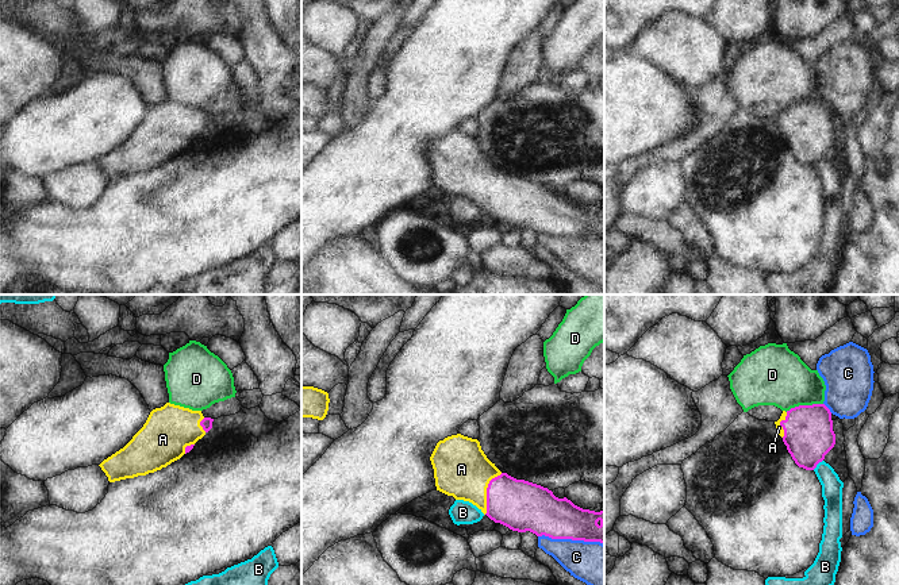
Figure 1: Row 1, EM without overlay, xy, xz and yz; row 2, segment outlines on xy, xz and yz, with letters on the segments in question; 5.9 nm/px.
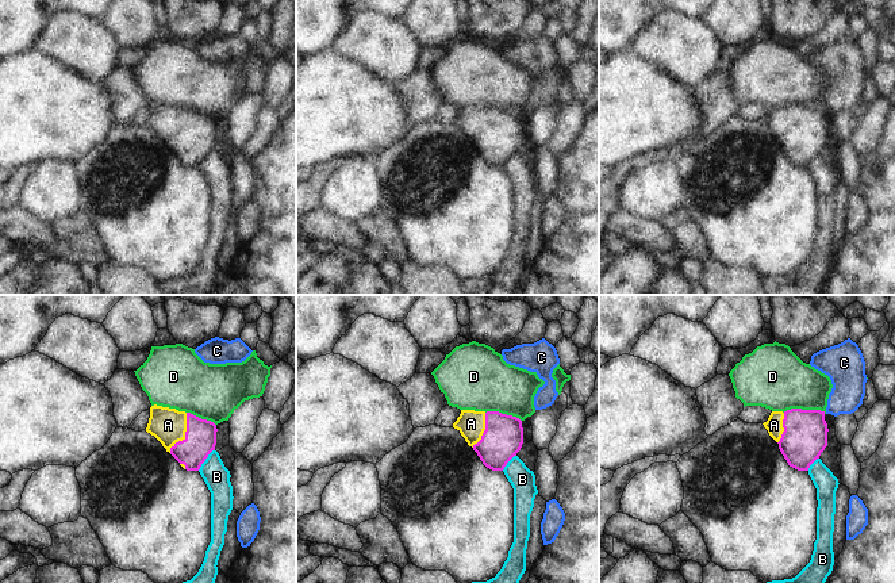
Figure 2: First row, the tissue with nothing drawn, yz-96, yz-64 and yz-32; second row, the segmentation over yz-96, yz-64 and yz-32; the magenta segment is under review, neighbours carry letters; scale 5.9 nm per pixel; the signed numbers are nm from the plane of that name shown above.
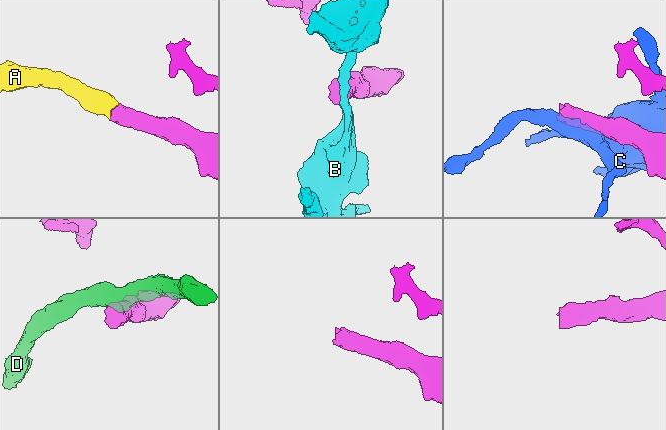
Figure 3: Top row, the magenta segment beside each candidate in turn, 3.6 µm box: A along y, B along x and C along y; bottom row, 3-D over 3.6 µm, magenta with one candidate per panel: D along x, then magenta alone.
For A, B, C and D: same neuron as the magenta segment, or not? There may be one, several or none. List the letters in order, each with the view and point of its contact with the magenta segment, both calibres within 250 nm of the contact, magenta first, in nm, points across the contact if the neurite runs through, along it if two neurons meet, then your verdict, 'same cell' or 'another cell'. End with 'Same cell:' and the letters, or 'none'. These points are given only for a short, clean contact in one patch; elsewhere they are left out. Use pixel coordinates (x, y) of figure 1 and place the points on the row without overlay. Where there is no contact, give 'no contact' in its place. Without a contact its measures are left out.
A: meets magenta in xz at (487, 189); 300 nm thick on the magenta side, 340 nm on the other; runs through xz (521, 203), (487, 189), (461, 166); same cell
B: meets magenta in yz at (817, 161); 300 nm thick on the magenta side, 130 nm on the other; border along yz (822, 157), (813, 166); another cell
C: meets magenta in xz at (571, 235); 260 nm thick on the magenta side, 260 nm on the other; another cell
D: meets magenta in yz at (803, 103); 300 nm thick on the magenta side, 360 nm on the other; border along yz (822, 100), (799, 102), (786, 108); another cell
Same cell: A

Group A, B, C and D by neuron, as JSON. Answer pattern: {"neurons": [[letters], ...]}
{"neurons": [["A"], ["B"], ["C"], ["D"]]}

